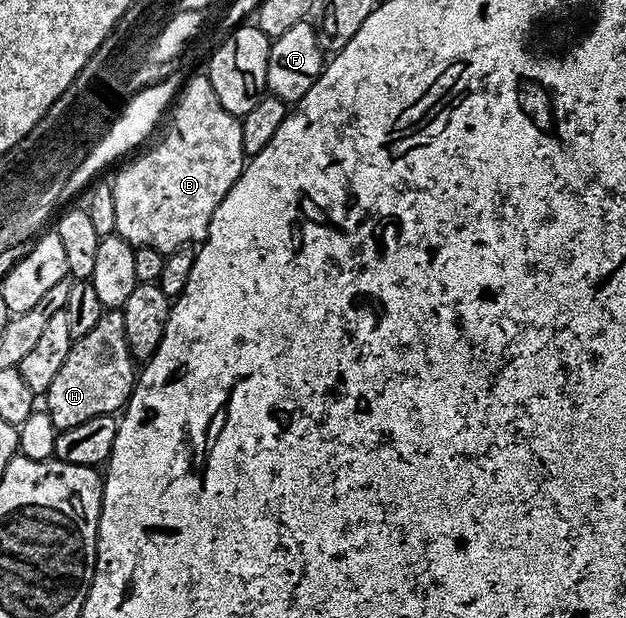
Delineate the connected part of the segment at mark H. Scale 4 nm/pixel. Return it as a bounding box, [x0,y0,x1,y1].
[46,309,138,432]

